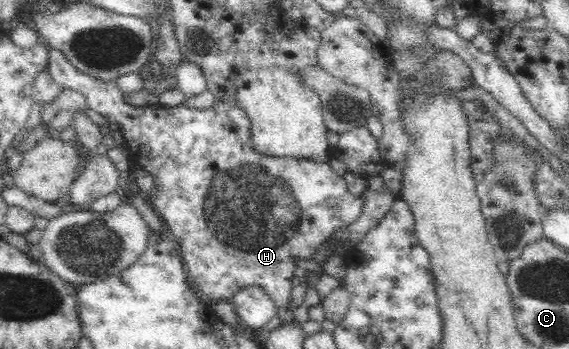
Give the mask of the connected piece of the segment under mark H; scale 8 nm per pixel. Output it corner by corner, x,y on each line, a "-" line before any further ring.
49,46
49,66
47,68
48,73
59,86
77,90
86,98
86,103
91,111
101,113
106,119
112,119
117,124
117,129
121,132
124,145
127,147
129,161
135,164
137,168
151,173
155,186
148,193
147,200
156,210
155,212
163,217
169,236
177,244
182,264
187,266
186,275
193,280
193,283
197,284
209,299
229,301
235,296
235,292
239,292
242,288
258,286
275,303
277,317
281,320
280,324
295,322
293,311
289,309
289,302
292,302
291,288
293,288
293,282
291,282
291,278
294,277
294,271
298,268
296,262
298,260
311,259
315,255
315,250
321,248
324,242
333,236
333,232
337,228
351,224
351,221
359,218
359,214
363,212
364,200
361,197
354,198
351,196
343,177
335,174
326,162
319,163
310,159
274,158
255,152
251,143
251,121
249,121
248,116
243,110
236,107
236,103
233,103
233,101
223,102
222,100
215,100
209,109
194,109
190,104
166,107
159,102
152,105
133,106
125,102
123,92
114,82
86,75
79,71
73,63
69,63
65,59
65,53
61,53
61,51
51,46

